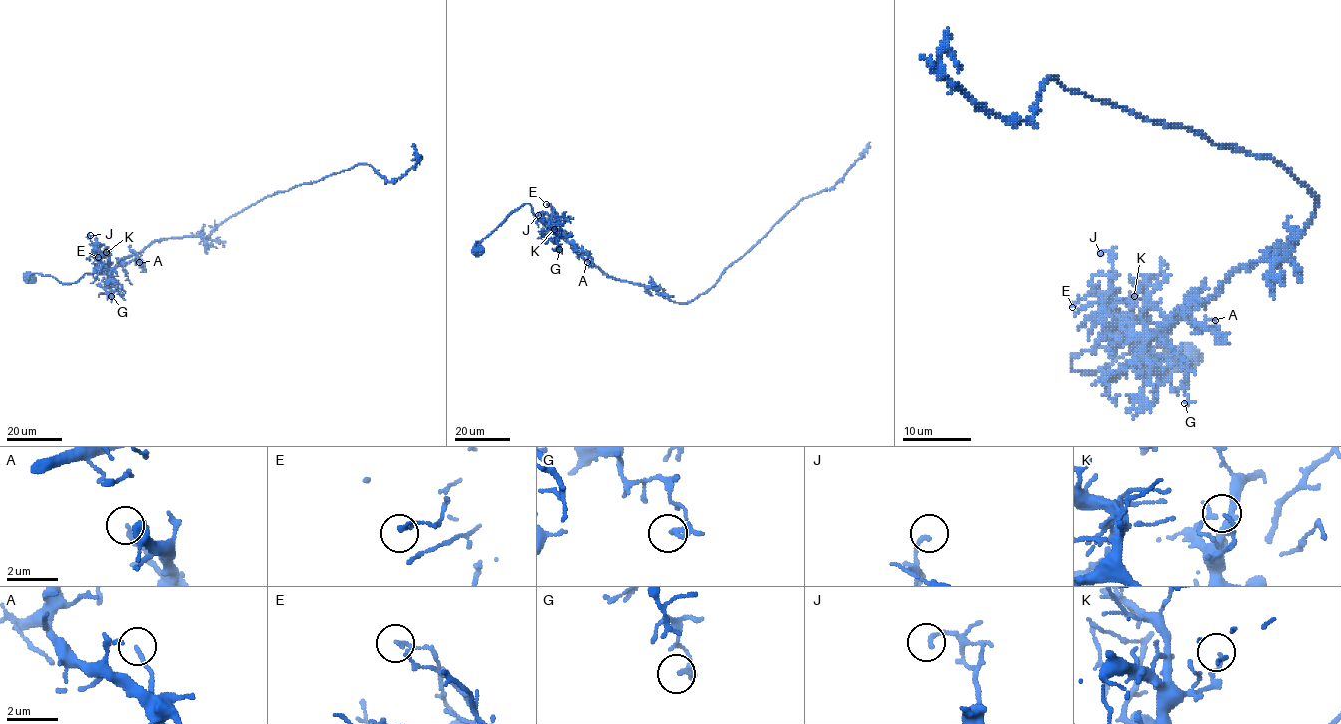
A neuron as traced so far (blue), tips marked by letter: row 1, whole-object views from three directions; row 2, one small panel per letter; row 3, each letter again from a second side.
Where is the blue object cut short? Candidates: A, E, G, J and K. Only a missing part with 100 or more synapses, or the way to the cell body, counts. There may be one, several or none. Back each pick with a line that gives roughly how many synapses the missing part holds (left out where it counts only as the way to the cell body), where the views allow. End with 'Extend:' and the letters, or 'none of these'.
Extend: none of these

